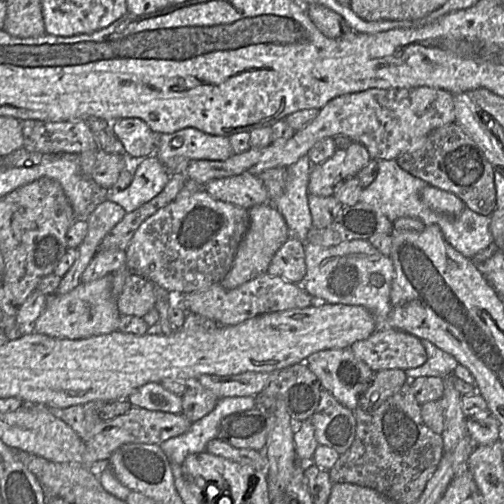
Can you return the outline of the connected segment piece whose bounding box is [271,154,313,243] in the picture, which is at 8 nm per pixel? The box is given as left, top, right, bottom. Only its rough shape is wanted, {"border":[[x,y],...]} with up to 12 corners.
{"border":[[306,154],[287,167],[284,192],[271,202],[289,237],[304,243],[313,228]]}

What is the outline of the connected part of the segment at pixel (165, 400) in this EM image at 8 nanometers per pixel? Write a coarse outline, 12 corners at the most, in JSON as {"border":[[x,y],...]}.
{"border":[[156,382],[137,388],[133,407],[179,414],[181,396]]}

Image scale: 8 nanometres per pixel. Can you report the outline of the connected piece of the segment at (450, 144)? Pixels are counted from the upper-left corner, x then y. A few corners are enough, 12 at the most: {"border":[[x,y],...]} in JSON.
{"border":[[456,122],[398,165],[491,216],[495,169]]}

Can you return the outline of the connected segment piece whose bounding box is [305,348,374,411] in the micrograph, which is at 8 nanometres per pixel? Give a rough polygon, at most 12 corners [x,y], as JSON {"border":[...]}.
{"border":[[349,348],[305,364],[351,411],[374,375]]}

